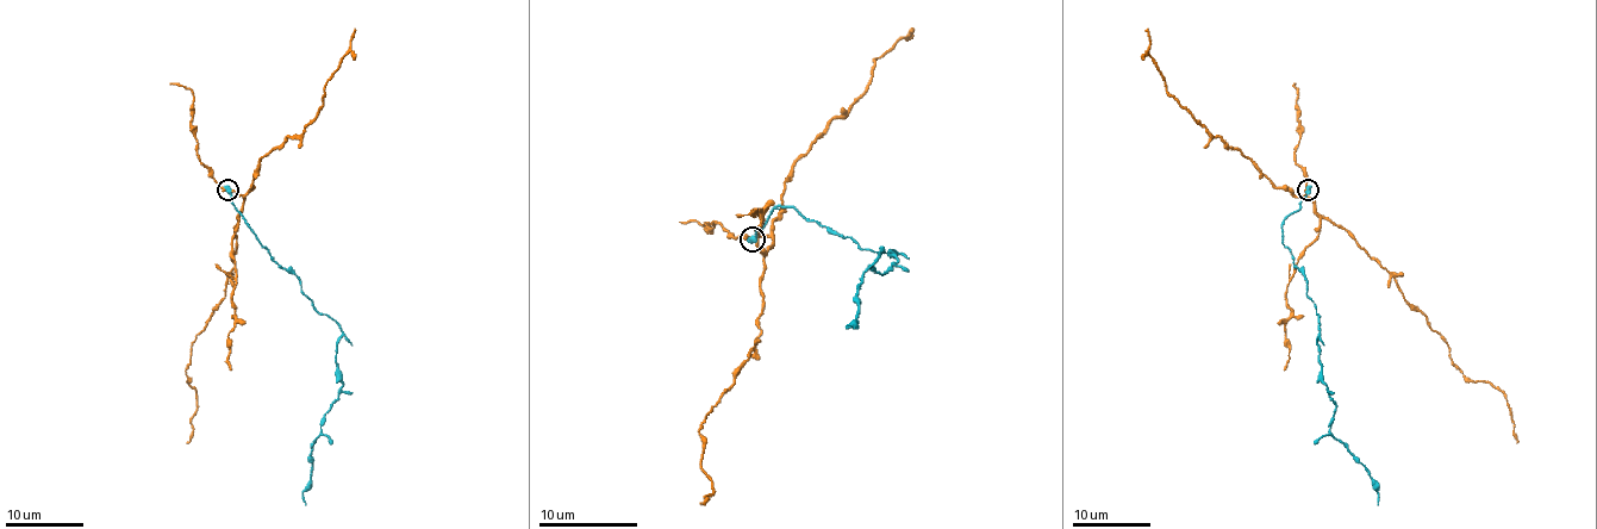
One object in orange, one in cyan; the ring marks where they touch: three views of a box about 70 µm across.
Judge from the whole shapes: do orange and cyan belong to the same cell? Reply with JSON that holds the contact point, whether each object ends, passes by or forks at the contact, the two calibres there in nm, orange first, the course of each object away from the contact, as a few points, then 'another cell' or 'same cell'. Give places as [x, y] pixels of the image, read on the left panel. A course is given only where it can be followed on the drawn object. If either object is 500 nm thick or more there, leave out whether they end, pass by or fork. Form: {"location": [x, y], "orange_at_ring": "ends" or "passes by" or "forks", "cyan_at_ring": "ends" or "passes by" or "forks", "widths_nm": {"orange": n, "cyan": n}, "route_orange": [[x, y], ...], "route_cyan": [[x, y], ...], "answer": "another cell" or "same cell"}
{"location": [228, 190], "widths_nm": {"orange": 300, "cyan": 550}, "route_orange": [[228, 190], [242, 197], [243, 209], [234, 228], [234, 269], [185, 371], [197, 392], [187, 443]], "route_cyan": [[228, 190], [269, 255], [298, 279], [304, 294], [342, 333], [336, 365], [342, 385], [310, 455], [306, 504]], "answer": "another cell"}

